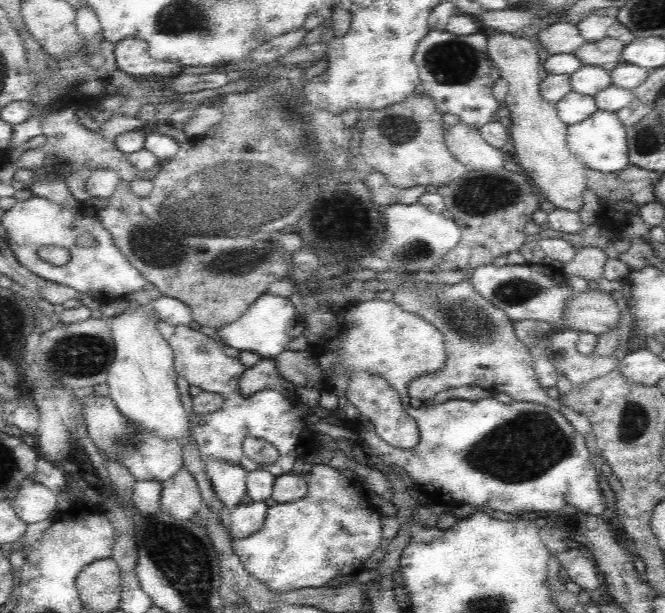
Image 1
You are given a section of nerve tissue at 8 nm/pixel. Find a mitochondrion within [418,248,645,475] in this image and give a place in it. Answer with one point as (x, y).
(468, 322)

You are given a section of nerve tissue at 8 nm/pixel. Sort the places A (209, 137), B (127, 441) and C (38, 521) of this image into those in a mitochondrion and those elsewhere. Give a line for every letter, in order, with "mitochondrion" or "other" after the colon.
A: other
B: mitochondrion
C: other

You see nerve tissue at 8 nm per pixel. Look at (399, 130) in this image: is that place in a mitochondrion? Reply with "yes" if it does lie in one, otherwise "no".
yes

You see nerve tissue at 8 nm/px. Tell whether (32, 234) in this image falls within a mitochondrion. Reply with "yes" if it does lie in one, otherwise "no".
no

